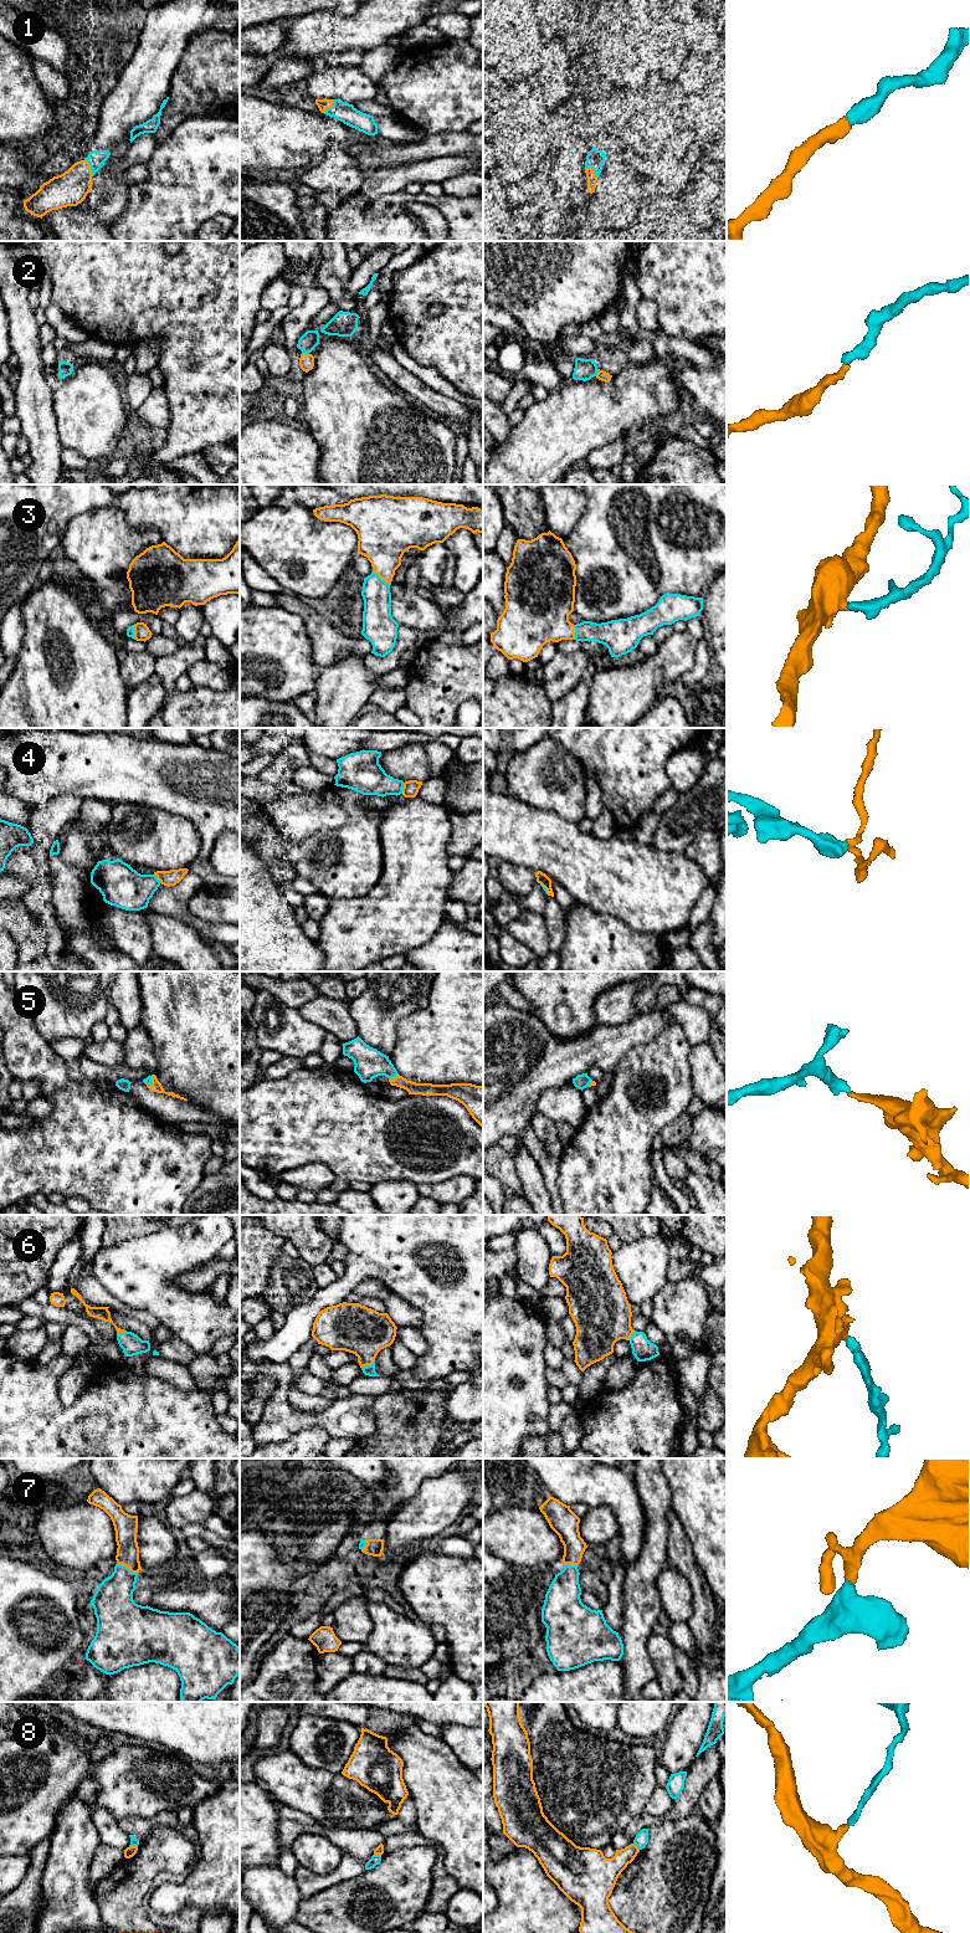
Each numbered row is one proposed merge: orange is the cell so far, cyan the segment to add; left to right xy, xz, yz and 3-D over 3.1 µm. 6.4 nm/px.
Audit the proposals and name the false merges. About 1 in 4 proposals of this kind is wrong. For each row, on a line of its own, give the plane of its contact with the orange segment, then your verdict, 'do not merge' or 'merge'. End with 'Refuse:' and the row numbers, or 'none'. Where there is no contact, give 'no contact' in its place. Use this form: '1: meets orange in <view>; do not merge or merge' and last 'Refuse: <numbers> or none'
1: meets orange in yz; merge
2: meets orange in yz; merge
3: meets orange in xz; merge
4: meets orange in xz; do not merge
5: meets orange in xz; merge
6: meets orange in xz; merge
7: meets orange in xy; merge
8: meets orange in yz; do not merge
Refuse: 4, 8

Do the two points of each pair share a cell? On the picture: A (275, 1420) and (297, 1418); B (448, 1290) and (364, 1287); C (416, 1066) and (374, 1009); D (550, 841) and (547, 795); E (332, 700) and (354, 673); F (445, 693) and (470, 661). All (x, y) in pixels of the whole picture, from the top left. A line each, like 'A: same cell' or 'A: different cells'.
A: same cell
B: different cells
C: different cells
D: different cells
E: same cell
F: same cell

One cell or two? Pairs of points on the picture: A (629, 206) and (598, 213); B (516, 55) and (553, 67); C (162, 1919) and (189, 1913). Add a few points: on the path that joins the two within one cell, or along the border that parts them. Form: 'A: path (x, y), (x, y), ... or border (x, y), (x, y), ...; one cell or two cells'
A: border (595, 191), (601, 205), (605, 225); two cells
B: border (545, 40), (542, 46), (539, 62), (533, 72); two cells
C: path (168, 1919), (183, 1919); one cell

